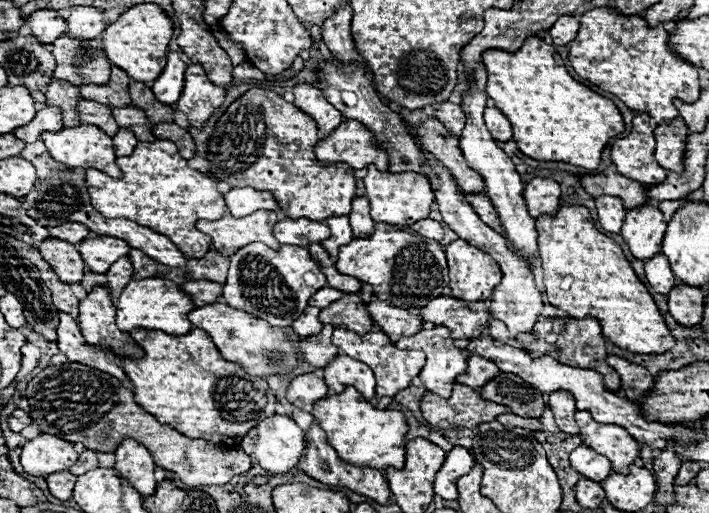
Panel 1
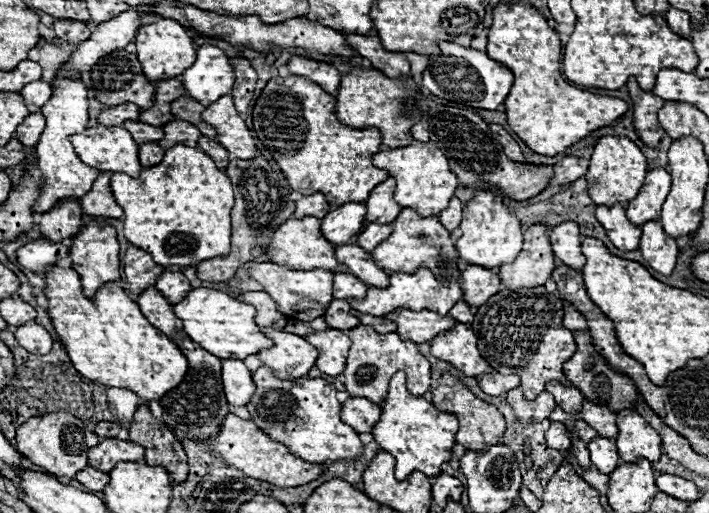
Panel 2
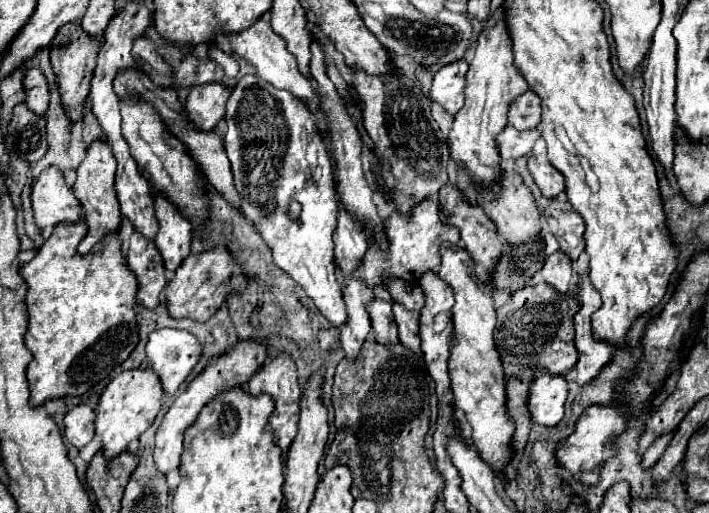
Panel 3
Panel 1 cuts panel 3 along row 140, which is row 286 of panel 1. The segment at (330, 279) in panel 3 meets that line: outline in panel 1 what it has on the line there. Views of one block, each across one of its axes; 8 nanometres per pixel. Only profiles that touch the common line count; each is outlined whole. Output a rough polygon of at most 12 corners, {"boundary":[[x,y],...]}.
{"boundary":[[254,242],[230,256],[222,296],[290,326],[326,276],[308,248]]}

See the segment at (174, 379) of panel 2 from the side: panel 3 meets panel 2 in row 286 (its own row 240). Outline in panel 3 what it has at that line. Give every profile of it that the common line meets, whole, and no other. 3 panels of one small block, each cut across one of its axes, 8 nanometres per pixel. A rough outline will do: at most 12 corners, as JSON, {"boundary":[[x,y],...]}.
{"boundary":[[56,224],[20,268],[32,404],[82,396],[138,344],[118,232]]}

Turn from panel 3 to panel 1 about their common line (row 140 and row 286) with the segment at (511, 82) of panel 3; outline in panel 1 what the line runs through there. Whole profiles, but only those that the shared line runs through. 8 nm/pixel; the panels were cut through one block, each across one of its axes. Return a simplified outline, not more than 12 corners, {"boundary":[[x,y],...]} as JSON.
{"boundary":[[466,240],[446,248],[452,294],[488,300],[498,262]]}

